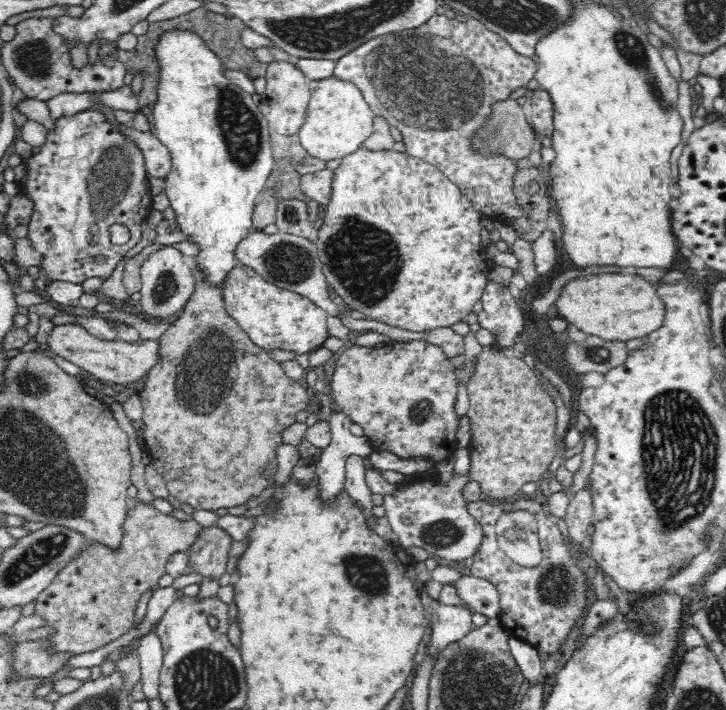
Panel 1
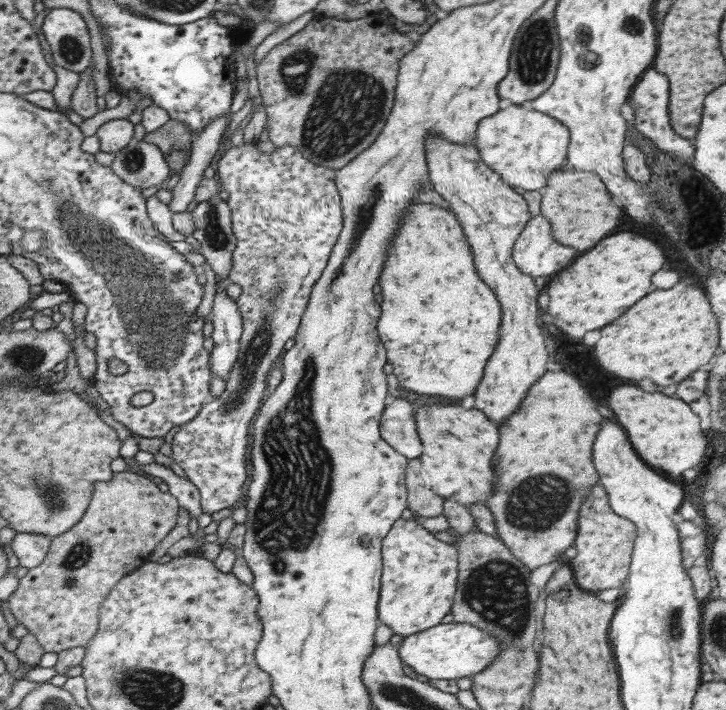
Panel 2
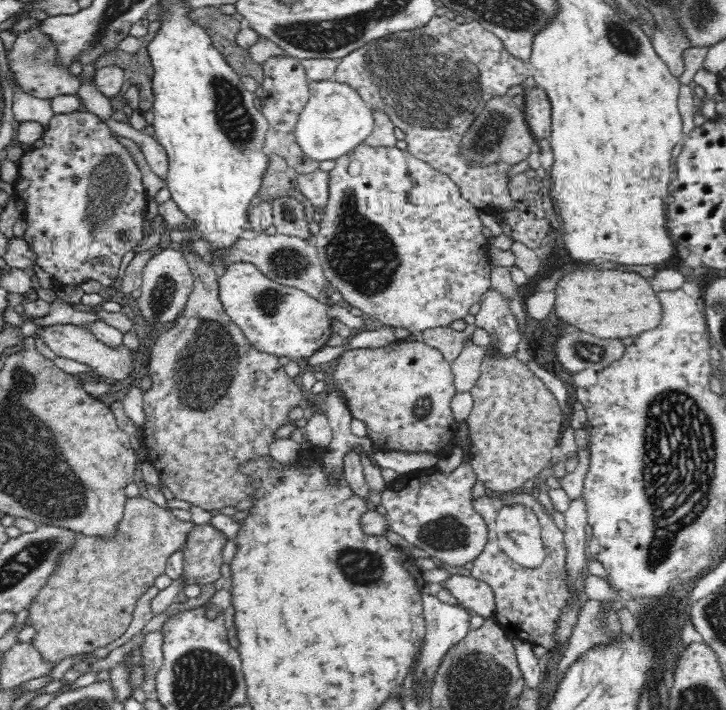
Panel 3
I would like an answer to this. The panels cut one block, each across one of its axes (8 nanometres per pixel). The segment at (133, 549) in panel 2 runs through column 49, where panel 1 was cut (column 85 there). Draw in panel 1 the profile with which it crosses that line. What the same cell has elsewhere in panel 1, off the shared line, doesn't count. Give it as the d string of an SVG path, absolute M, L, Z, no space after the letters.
M136 500L130 504L130 518L126 518L124 530L126 532L122 538L122 548L116 554L96 542L90 542L86 552L74 562L70 562L36 600L36 614L46 622L48 628L54 630L54 634L50 634L46 640L52 642L56 652L62 650L66 654L80 656L86 652L94 652L110 644L112 640L118 640L120 636L124 636L138 620L136 610L138 610L138 602L142 600L142 594L152 590L158 584L160 576L168 574L166 572L168 558L178 552L190 552L194 542L198 542L200 534L204 532L204 528L196 520L180 522L172 516L158 512L158 508L138 504Z

